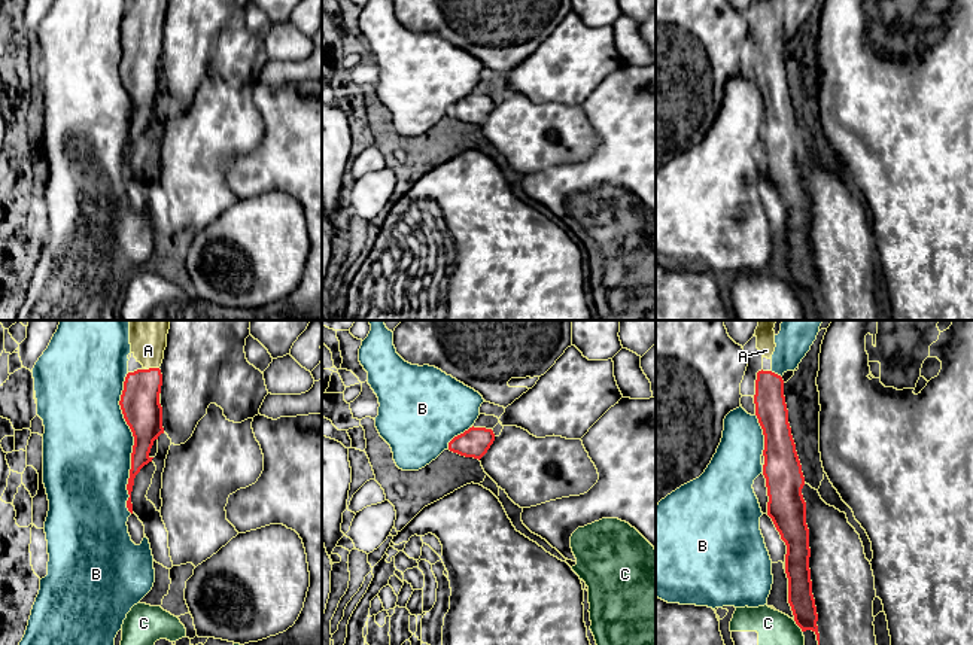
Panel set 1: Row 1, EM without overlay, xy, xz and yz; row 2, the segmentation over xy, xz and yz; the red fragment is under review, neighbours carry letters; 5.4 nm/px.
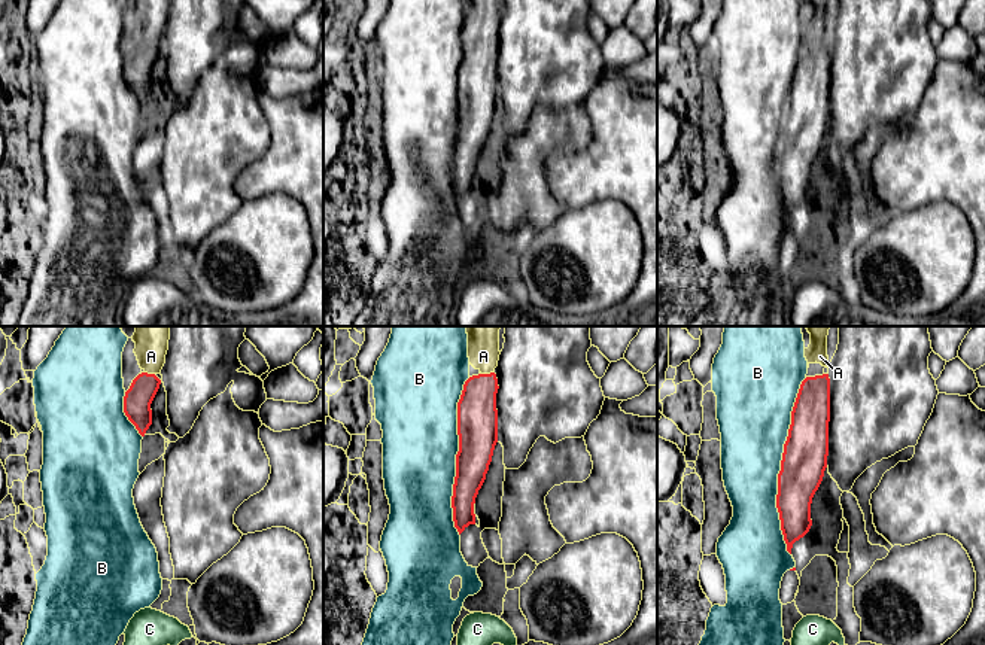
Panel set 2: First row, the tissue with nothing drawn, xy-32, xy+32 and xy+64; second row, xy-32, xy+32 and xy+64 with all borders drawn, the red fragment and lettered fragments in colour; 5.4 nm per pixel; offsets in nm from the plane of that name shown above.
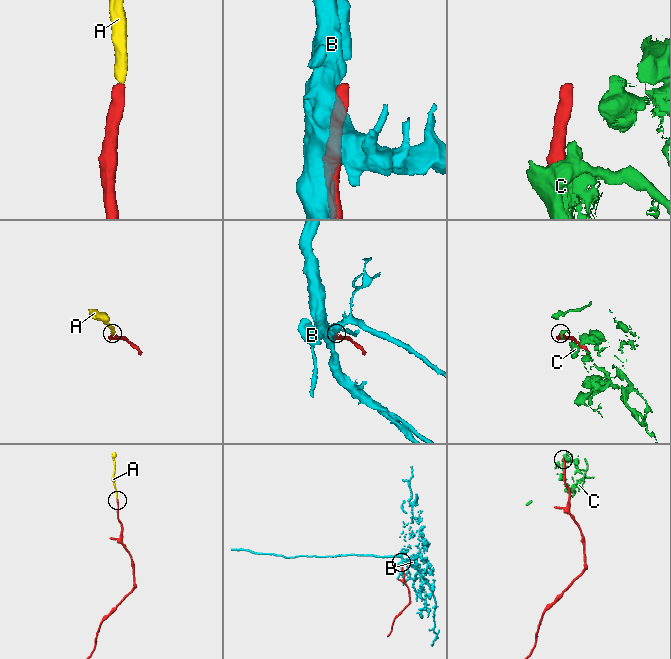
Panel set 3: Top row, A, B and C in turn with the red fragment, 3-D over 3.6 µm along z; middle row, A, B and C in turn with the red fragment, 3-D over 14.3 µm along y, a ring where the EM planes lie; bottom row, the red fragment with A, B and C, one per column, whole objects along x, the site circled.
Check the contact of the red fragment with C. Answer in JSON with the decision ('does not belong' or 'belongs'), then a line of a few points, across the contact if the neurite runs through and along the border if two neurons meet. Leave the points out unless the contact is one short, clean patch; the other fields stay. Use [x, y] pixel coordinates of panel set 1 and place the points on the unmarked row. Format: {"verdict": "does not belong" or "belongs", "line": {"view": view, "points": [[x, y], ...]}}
{"verdict": "does not belong", "line": {"view": "yz", "points": [[793, 286], [802, 298]]}}

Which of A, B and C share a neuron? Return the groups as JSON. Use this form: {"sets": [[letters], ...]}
{"sets": [["A"], ["B"], ["C"]]}

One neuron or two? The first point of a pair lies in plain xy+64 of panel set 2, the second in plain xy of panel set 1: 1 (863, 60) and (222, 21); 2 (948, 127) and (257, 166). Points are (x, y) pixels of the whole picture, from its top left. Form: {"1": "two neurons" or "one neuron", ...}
{"1": "one neuron", "2": "one neuron"}

